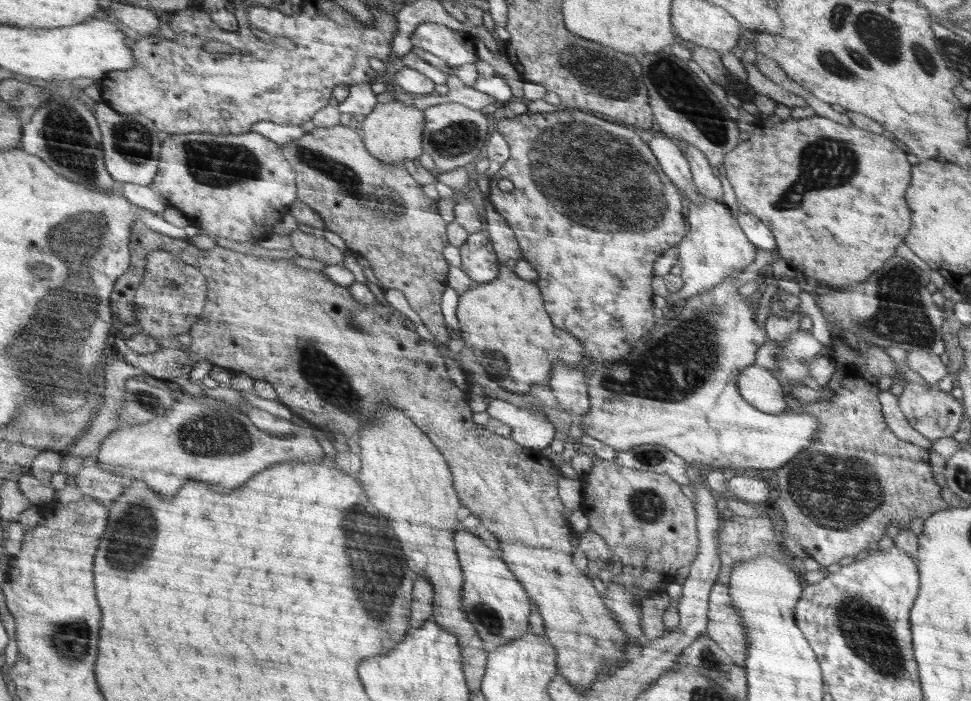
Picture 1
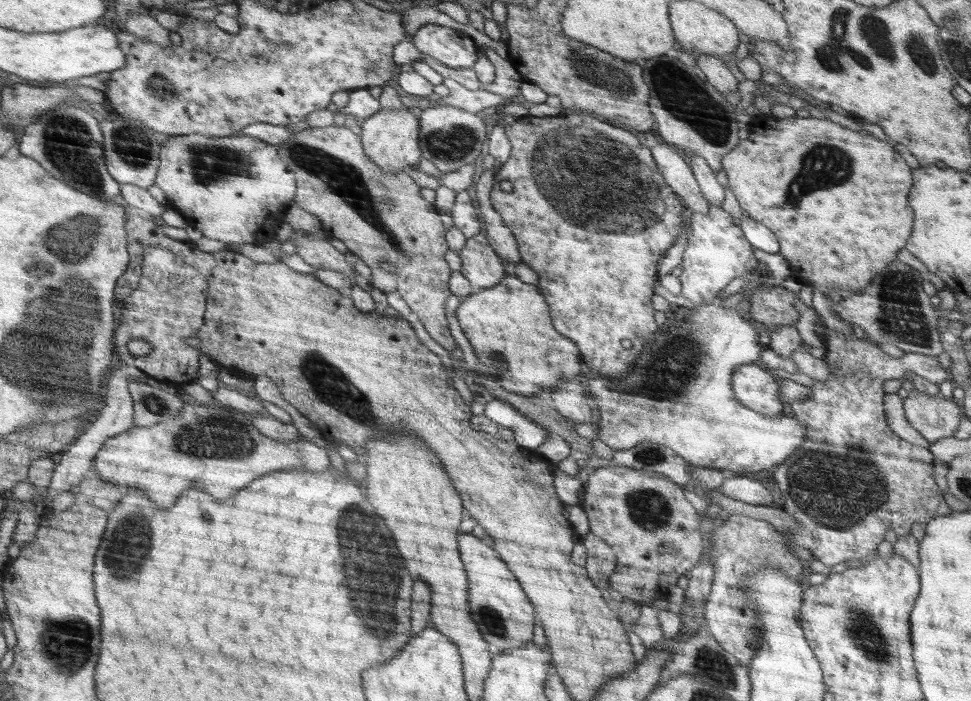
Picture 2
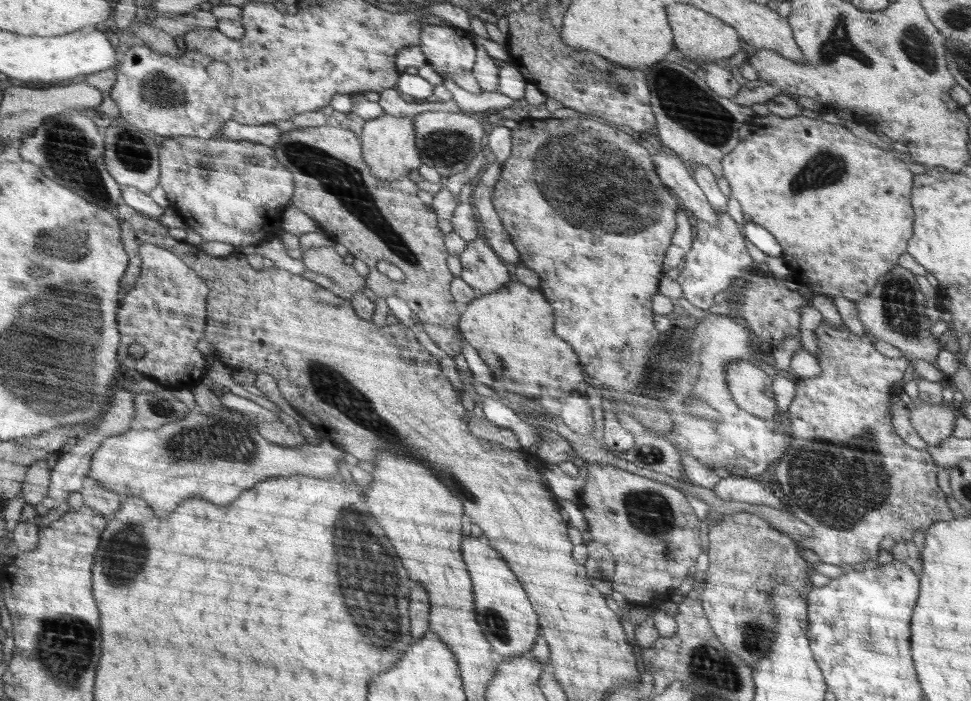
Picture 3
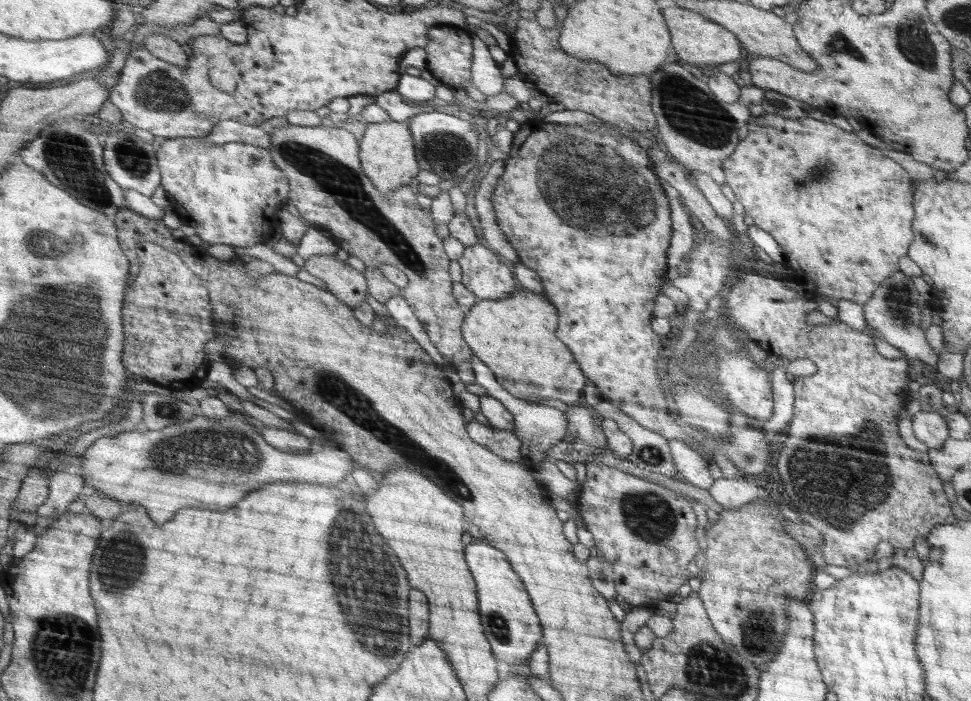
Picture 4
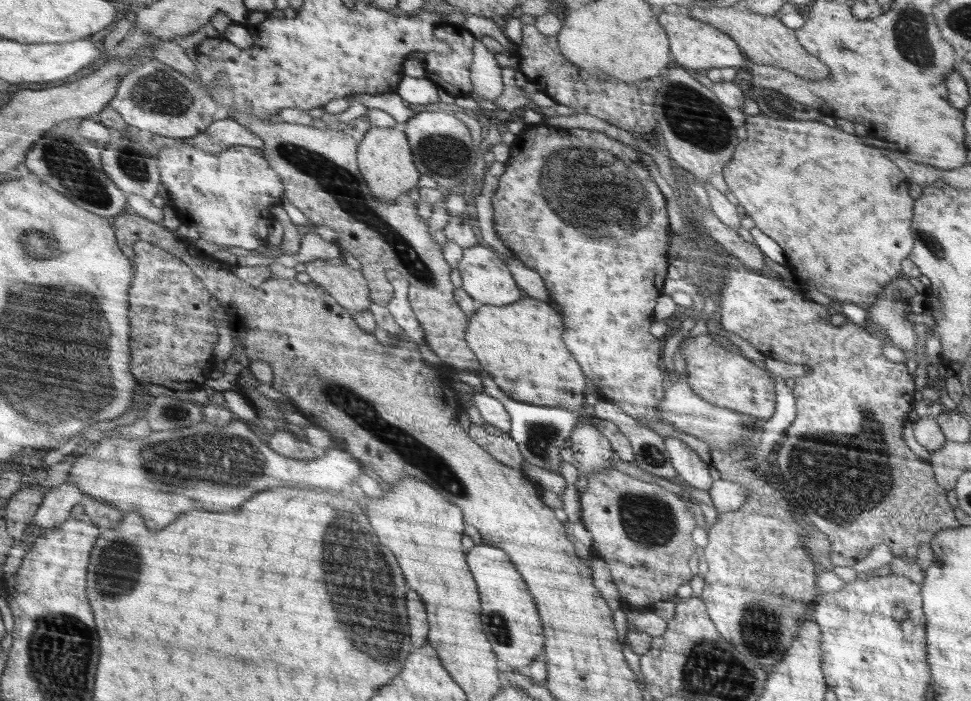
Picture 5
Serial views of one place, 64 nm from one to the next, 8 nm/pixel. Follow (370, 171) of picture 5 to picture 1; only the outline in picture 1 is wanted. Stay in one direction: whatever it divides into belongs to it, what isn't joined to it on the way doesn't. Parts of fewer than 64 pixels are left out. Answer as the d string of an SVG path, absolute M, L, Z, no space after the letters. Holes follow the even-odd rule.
M395 100L386 104L376 103L376 106L362 122L363 141L372 156L378 157L389 164L413 161L423 152L423 132L426 115L417 107L408 107L402 101Z

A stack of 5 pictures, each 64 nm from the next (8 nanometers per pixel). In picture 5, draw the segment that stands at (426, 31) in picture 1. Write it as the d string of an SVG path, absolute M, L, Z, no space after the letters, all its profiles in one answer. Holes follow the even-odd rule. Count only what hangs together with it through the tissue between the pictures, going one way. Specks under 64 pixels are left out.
M446 23L437 25L434 33L436 37L452 47L452 52L450 54L434 51L425 53L423 63L426 78L454 97L470 96L473 86L469 74L476 36L465 26Z

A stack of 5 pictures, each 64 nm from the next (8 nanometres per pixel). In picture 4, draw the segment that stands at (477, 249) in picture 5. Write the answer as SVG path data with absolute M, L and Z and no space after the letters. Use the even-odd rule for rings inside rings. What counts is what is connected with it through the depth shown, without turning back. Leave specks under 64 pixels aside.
M489 244L466 247L457 261L461 266L461 283L478 300L506 298L522 287L514 276L512 263Z

